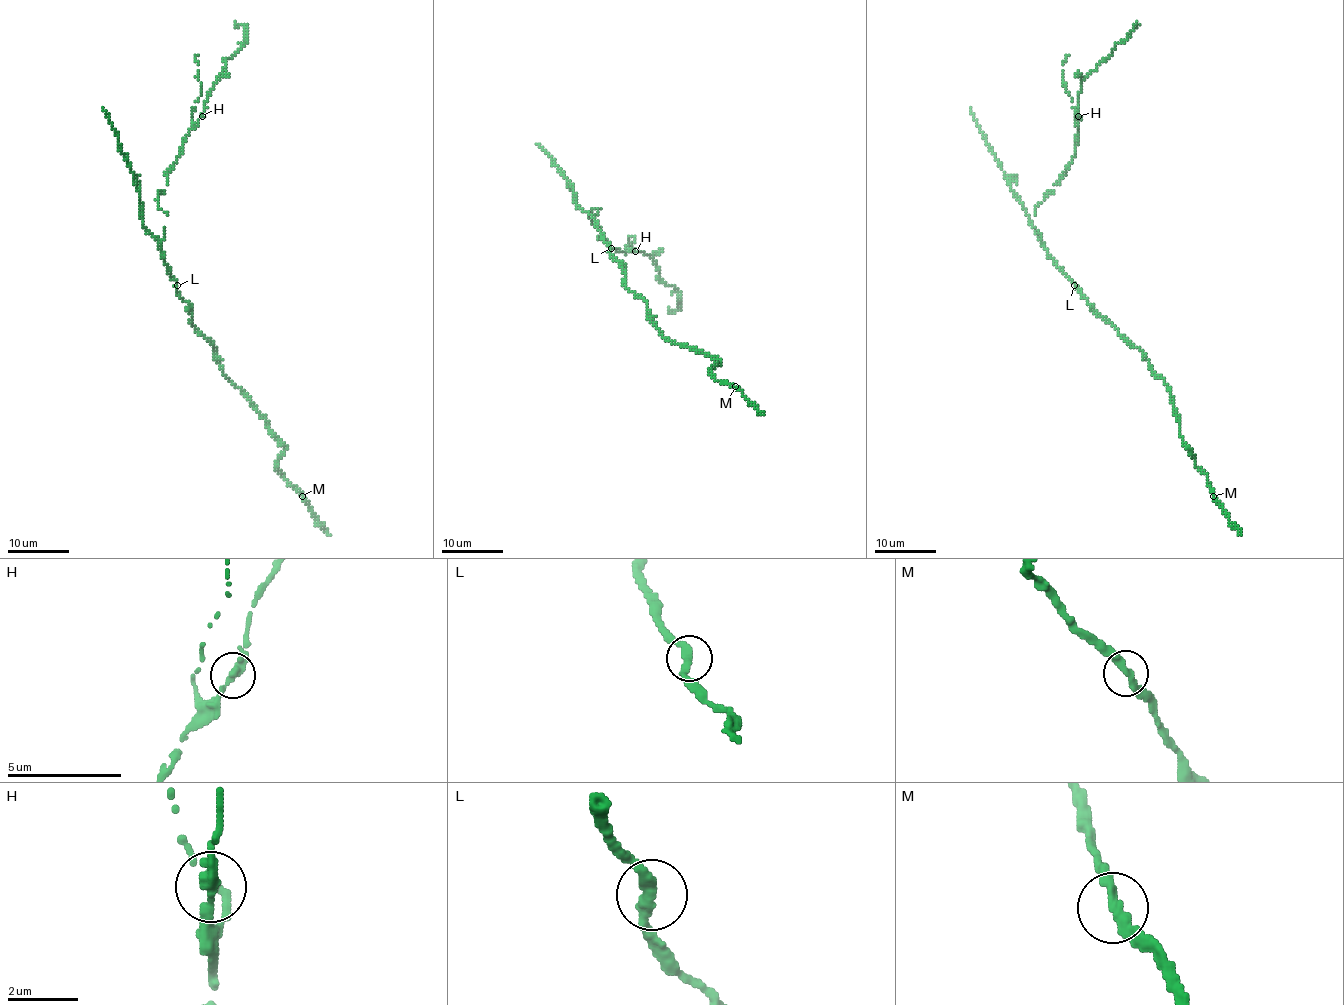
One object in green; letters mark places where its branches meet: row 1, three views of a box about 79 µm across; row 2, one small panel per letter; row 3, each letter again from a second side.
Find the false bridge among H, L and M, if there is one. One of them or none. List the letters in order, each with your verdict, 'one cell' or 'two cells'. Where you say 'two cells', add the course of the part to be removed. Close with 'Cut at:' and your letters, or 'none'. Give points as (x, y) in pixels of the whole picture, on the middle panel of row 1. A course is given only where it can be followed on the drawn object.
H: one cell
L: one cell
M: one cell
Cut at: none

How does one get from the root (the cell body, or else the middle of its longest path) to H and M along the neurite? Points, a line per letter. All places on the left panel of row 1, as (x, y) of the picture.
H: (176, 283), (160, 245), (167, 214), (157, 204), (157, 193), (202, 116)
M: (176, 283), (188, 303), (191, 323), (213, 342), (222, 373), (283, 446), (276, 468), (302, 496)

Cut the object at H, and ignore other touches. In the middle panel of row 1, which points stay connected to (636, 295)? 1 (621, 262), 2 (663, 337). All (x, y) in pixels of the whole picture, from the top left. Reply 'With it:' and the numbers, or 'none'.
With it: 1, 2

